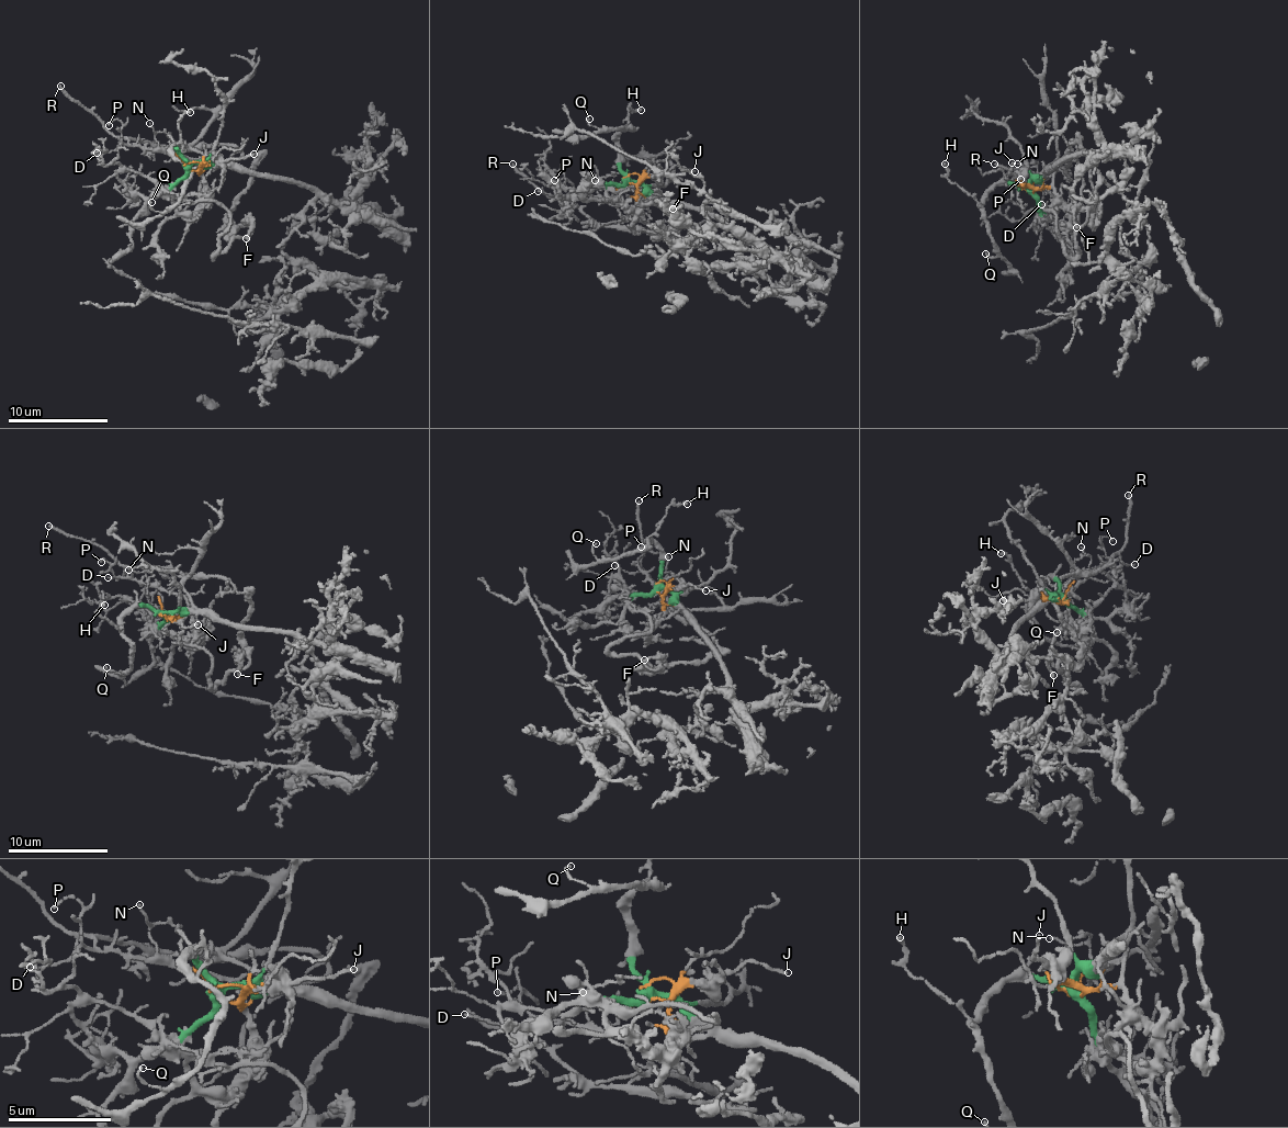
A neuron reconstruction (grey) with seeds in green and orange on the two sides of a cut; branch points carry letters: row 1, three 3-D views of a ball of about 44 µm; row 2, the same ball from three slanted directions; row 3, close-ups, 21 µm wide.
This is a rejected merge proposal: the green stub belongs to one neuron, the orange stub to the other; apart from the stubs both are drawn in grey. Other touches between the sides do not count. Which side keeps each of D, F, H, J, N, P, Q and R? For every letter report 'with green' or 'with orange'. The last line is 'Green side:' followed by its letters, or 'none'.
D: with orange
F: with orange
H: with green
J: with orange
N: with orange
P: with orange
Q: with green
R: with orange
Green side: H, Q

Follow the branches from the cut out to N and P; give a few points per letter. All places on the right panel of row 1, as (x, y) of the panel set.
N: (1030, 189), (1047, 189), (1050, 175), (1046, 179), (1037, 168), (1017, 162)
P: (1030, 189), (1047, 189), (1050, 175), (1032, 188), (1015, 171), (1021, 179)

